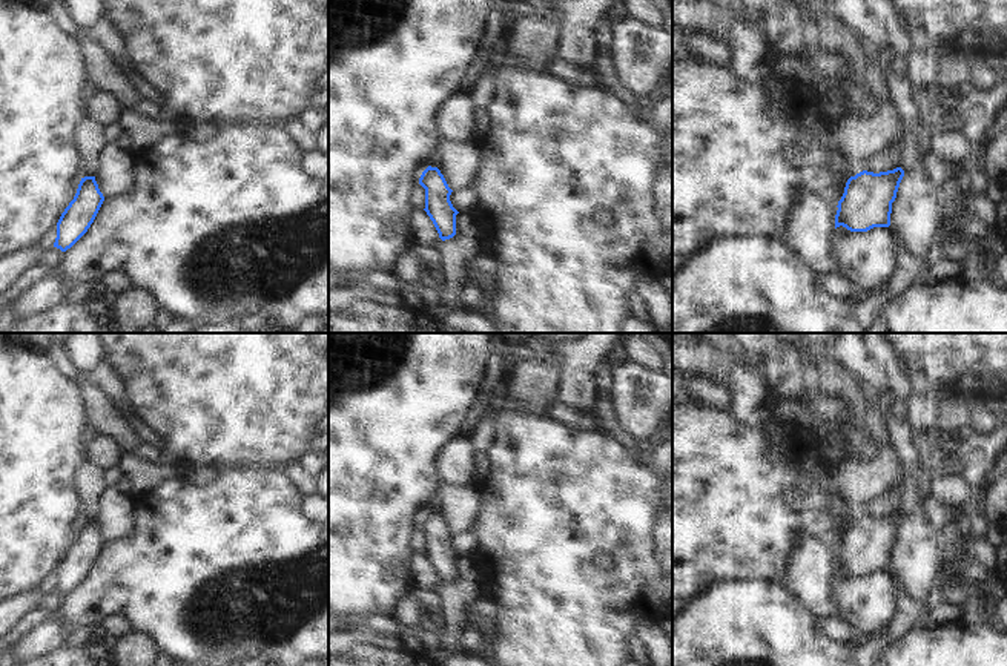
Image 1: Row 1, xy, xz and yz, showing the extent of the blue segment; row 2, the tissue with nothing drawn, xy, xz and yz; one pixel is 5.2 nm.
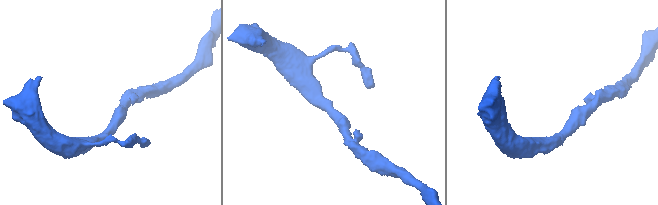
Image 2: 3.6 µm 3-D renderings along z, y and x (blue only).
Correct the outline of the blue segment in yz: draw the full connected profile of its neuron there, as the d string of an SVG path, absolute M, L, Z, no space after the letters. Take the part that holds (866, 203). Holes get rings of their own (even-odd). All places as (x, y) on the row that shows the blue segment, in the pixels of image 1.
M857 34L860 40L866 60L867 60L867 86L873 100L878 103L878 112L873 117L864 120L855 120L852 117L843 118L834 129L835 146L838 149L838 160L844 164L850 178L846 183L844 193L838 201L838 210L835 215L835 229L843 226L850 232L867 232L873 227L889 227L892 203L896 198L900 183L904 176L904 170L896 167L887 172L867 172L864 169L866 161L883 152L893 143L903 143L903 120L890 100L890 87L886 77L881 72L878 54L880 49L869 38Z

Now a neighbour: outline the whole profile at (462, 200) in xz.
M465 186L462 189L456 189L450 195L450 201L457 212L468 213L476 204L476 193L471 186Z

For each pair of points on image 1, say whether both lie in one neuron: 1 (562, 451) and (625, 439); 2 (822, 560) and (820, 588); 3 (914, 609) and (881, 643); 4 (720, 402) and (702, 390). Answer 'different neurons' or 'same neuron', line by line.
1: different neurons
2: same neuron
3: same neuron
4: same neuron

